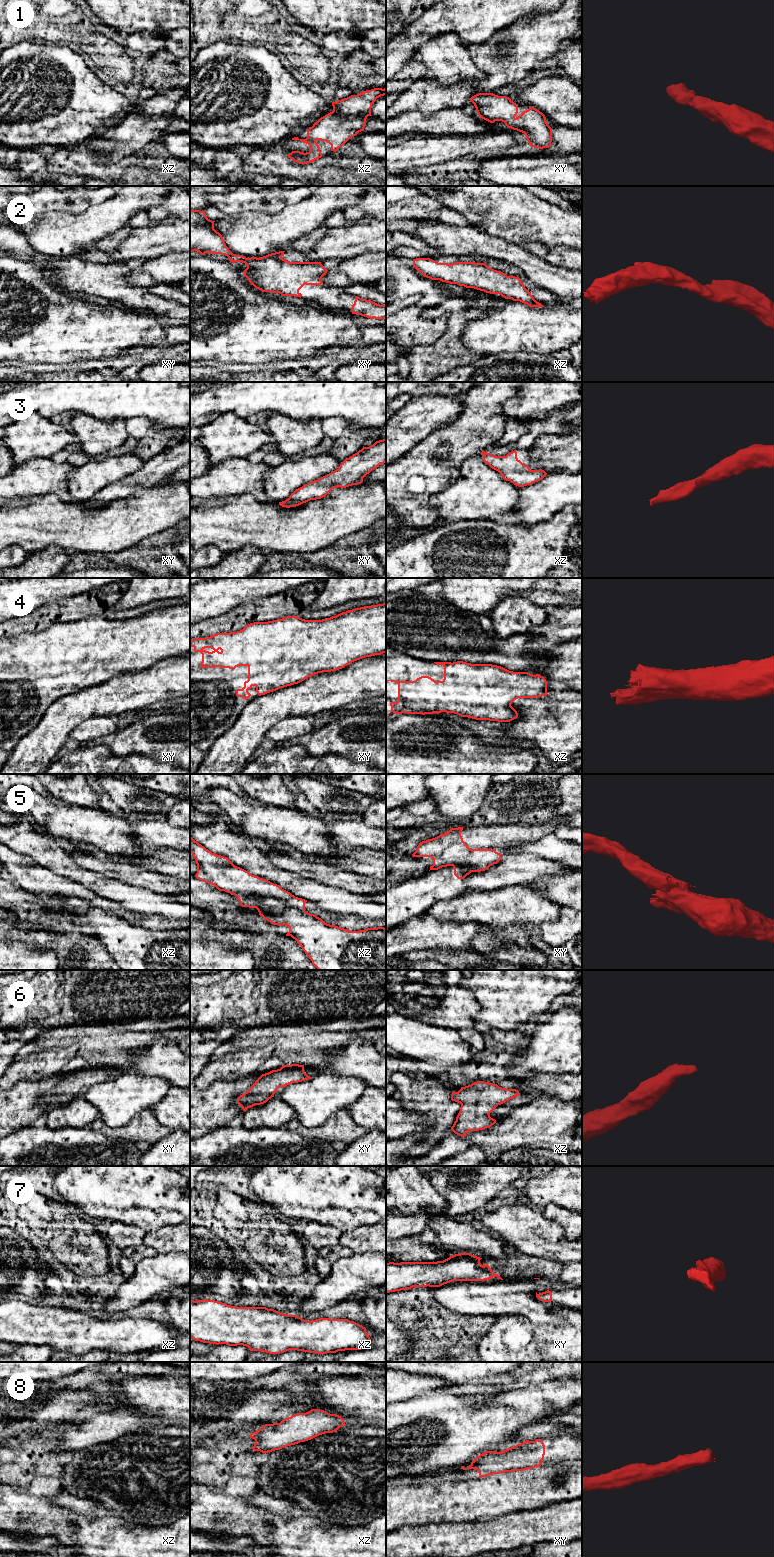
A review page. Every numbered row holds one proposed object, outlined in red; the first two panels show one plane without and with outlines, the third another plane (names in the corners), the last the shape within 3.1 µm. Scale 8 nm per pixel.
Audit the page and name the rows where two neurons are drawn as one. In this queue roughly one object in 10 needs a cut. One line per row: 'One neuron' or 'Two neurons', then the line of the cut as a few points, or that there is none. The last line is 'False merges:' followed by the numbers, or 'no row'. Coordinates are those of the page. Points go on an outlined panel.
1: One neuron. No split
2: One neuron. No split
3: One neuron. No split
4: One neuron. No split
5: Two neurons. Split along xz (256, 904), (260, 899), (273, 897), (304, 911)
6: One neuron. No split
7: One neuron. No split
8: One neuron. No split
False merges: 5

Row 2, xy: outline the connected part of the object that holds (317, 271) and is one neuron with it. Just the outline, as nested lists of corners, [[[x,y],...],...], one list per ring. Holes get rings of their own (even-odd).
[[[190,210],[190,253],[198,251],[201,255],[205,253],[221,254],[229,258],[232,263],[245,263],[247,268],[243,271],[244,276],[256,289],[262,292],[280,293],[282,296],[300,297],[299,290],[306,285],[321,285],[322,277],[326,275],[327,269],[321,262],[289,262],[282,258],[285,251],[279,251],[257,258],[246,258],[242,255],[233,254],[226,246],[222,235],[214,229],[214,222],[207,218],[205,211]]]

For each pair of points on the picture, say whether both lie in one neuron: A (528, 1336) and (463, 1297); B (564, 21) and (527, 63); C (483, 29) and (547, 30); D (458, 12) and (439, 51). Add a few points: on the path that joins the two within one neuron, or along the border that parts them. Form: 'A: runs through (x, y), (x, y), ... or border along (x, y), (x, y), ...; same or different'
A: border along (497, 1316), (519, 1315), (521, 1317); different
B: runs through (554, 31), (532, 53); same
C: border along (521, 18), (501, 28), (481, 43); different
D: border along (426, 42), (441, 34), (454, 33), (465, 47); different

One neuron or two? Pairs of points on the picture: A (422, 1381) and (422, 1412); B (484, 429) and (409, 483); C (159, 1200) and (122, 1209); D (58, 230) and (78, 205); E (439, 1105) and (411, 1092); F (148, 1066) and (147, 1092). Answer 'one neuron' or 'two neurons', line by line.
A: two neurons
B: one neuron
C: one neuron
D: two neurons
E: one neuron
F: two neurons

